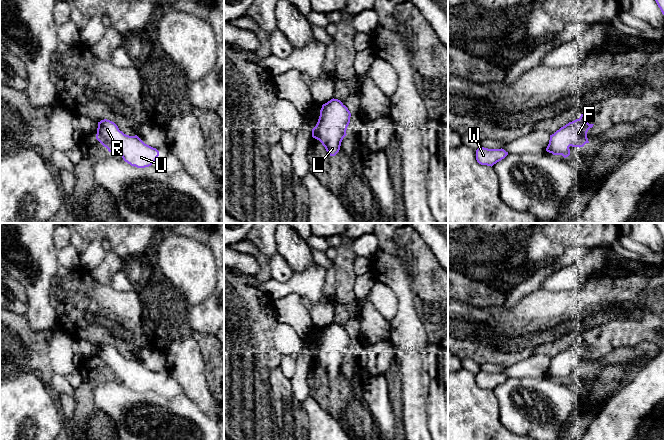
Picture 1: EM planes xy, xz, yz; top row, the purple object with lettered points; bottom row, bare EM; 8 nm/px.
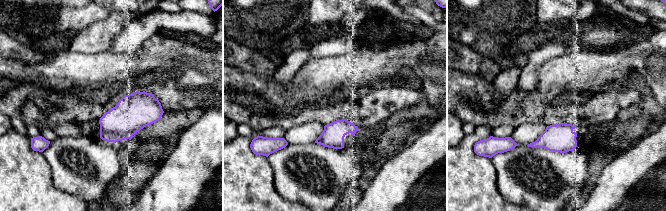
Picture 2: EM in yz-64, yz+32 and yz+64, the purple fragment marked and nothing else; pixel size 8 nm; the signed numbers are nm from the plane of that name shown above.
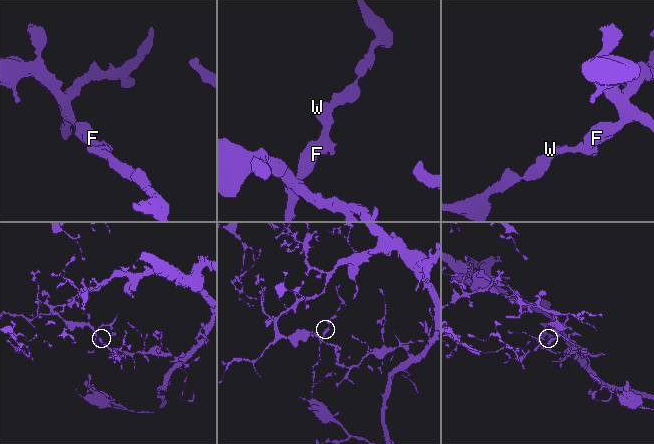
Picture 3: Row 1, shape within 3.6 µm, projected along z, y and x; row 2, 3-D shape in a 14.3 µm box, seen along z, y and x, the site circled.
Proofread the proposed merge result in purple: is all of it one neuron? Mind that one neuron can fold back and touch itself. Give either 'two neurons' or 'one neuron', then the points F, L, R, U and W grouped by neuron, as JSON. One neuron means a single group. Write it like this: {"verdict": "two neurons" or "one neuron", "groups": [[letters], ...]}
{"verdict": "one neuron", "groups": [["F", "L", "R", "U", "W"]]}

